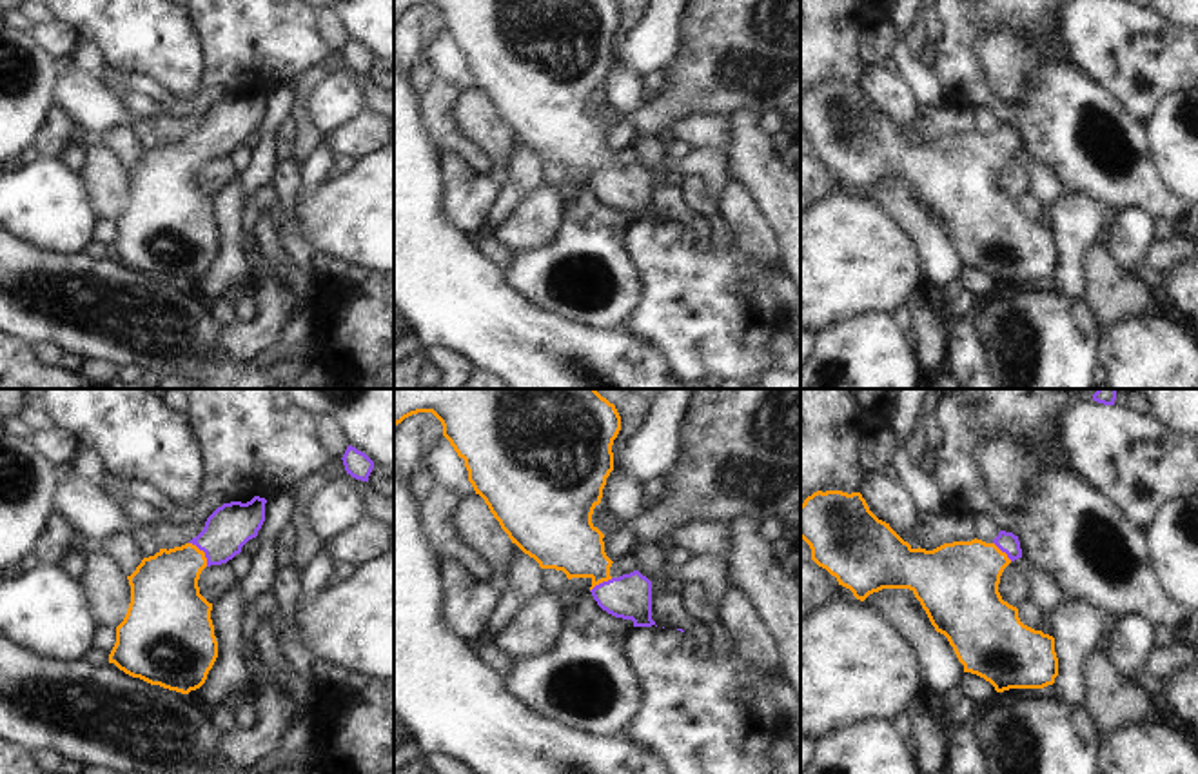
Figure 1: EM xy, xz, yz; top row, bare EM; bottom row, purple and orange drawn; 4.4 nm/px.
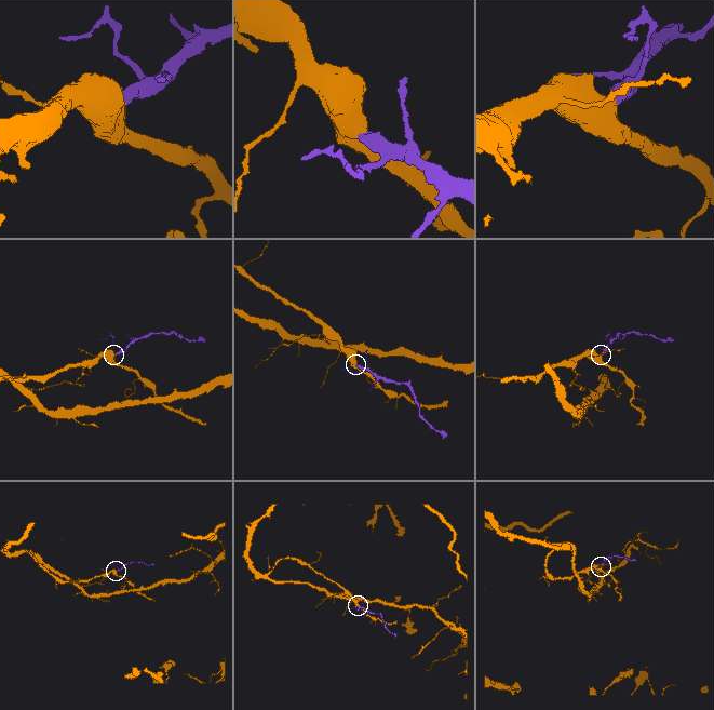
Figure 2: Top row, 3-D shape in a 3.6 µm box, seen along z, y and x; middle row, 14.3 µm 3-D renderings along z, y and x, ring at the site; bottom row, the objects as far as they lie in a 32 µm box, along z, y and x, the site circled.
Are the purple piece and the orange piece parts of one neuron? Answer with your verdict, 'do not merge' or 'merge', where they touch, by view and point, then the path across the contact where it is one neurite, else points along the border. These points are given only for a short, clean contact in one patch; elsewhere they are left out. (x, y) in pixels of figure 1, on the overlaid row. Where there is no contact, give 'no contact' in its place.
merge | xy (204, 551) | across xy (229, 527), (204, 551), (164, 589)

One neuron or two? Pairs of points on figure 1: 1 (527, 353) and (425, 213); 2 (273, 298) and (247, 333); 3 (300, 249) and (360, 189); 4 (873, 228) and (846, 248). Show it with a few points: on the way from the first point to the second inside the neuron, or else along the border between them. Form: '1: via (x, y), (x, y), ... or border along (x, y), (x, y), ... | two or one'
1: via (492, 318), (425, 248) | one
2: via (273, 307), (256, 324) | one
3: border along (296, 200), (294, 226), (313, 251) | two
4: via (866, 235), (854, 248) | one

